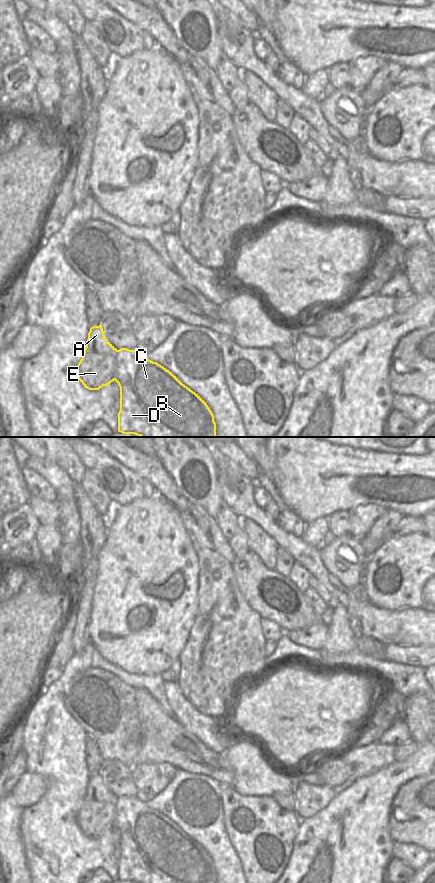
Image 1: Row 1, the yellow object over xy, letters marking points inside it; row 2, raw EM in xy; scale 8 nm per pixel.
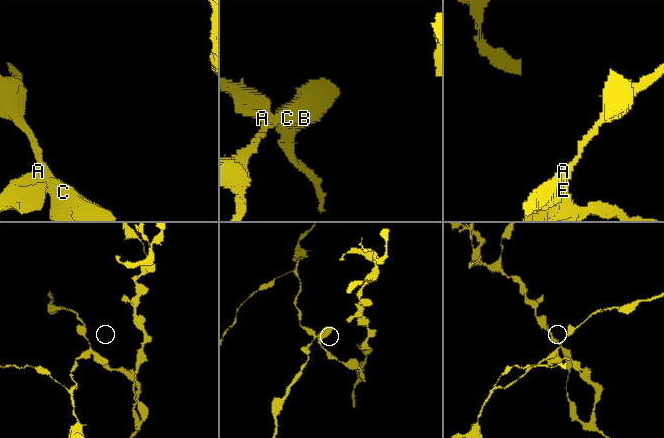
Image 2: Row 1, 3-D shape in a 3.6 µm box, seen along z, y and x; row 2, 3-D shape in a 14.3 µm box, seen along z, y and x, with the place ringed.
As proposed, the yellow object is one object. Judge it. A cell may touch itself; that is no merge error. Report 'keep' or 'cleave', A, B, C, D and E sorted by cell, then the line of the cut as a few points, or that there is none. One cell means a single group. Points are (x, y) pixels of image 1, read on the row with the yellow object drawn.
cleave; A E / B C D; cut in xy along (118, 350), (113, 379)

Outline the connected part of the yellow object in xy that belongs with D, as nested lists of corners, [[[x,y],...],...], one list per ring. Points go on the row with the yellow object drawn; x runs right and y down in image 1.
[[[118,350],[114,380],[120,387],[118,432],[140,437],[216,437],[214,415],[206,402],[137,350]]]

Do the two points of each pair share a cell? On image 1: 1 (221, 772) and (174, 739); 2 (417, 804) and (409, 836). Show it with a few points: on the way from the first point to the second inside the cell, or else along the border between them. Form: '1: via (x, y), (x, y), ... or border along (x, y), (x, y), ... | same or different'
1: via (209, 763), (194, 757), (186, 749) | same
2: via (416, 812), (408, 820), (409, 828) | same

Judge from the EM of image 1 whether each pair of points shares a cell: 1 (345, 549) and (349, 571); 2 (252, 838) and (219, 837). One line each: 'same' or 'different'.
1: same
2: different

